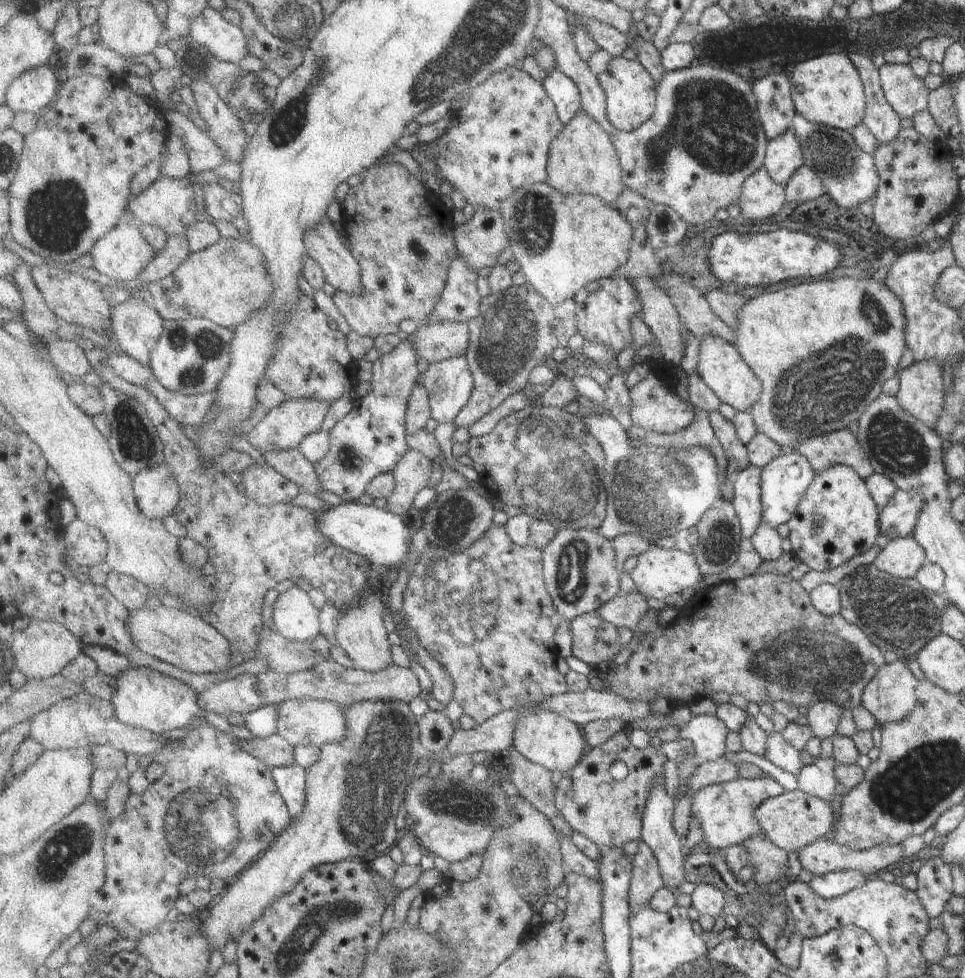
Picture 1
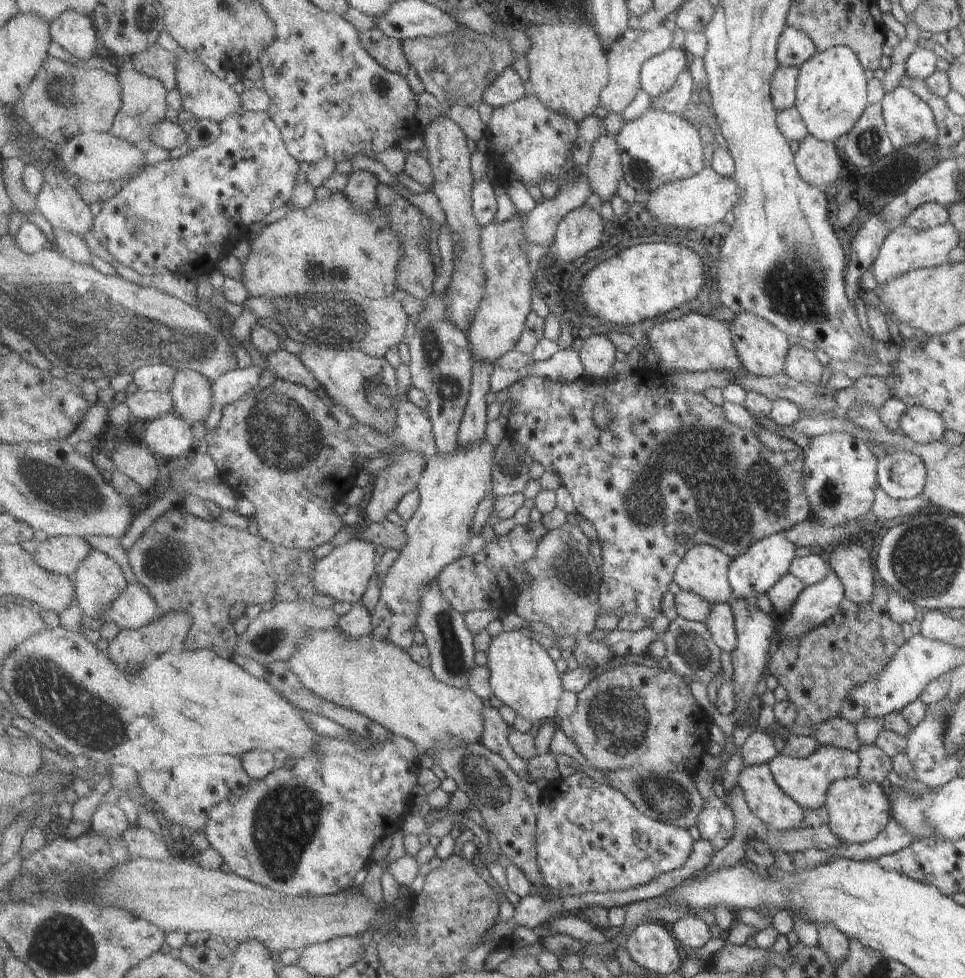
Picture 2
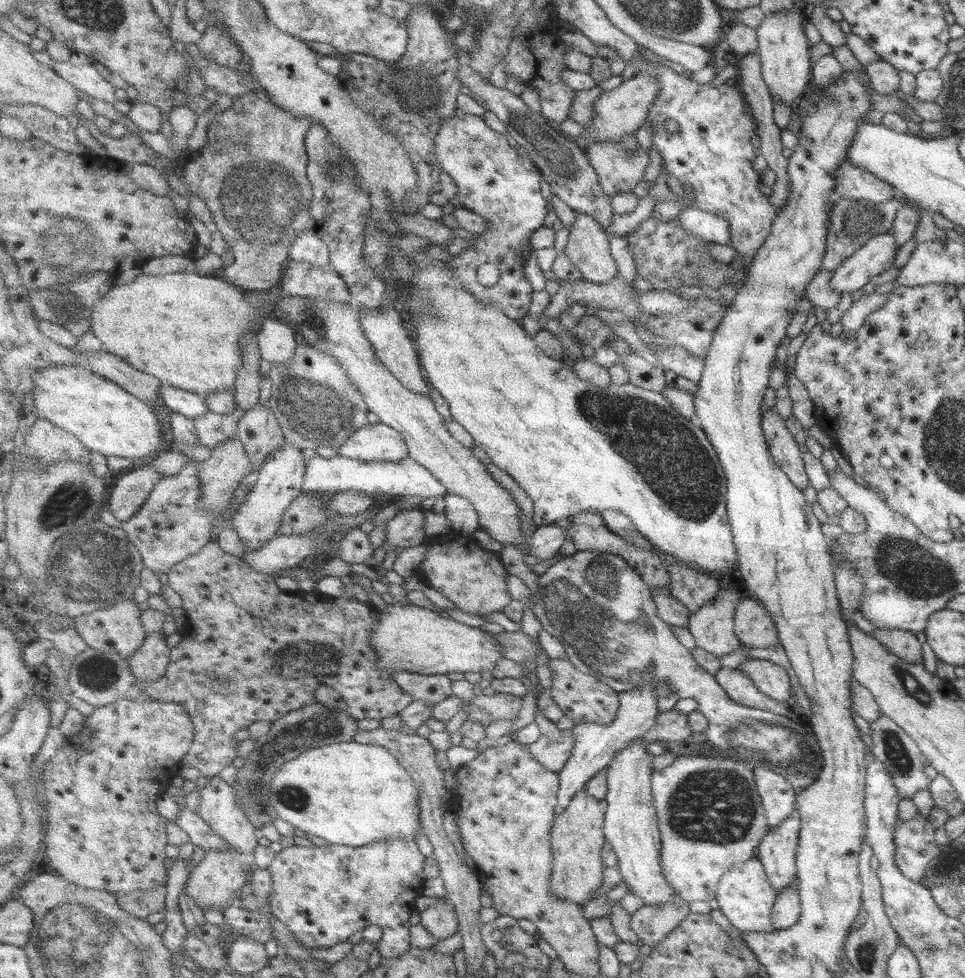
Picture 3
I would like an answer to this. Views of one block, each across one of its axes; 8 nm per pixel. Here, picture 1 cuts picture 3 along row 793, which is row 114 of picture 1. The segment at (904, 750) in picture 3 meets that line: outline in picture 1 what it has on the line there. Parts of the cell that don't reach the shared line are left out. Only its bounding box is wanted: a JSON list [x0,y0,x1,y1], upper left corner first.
[878,63,929,120]

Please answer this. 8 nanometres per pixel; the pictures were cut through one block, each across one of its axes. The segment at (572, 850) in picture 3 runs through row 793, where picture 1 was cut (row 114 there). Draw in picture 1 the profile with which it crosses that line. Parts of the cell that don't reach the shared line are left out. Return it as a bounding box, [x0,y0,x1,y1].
[549,110,627,207]

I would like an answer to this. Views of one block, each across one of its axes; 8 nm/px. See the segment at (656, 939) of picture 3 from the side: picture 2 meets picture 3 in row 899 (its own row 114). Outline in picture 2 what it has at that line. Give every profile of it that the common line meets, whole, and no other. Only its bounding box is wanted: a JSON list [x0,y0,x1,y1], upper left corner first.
[652,66,696,119]

